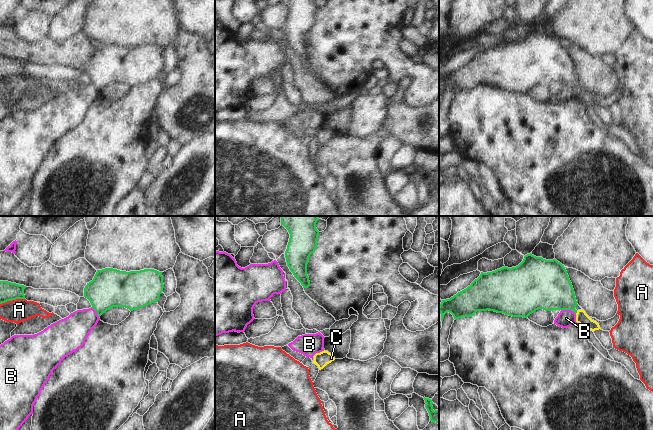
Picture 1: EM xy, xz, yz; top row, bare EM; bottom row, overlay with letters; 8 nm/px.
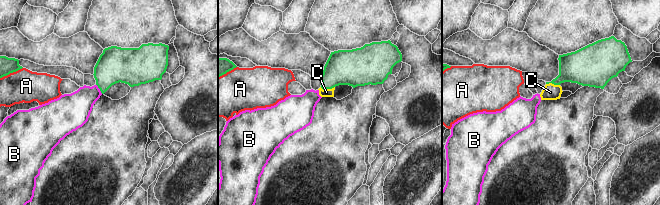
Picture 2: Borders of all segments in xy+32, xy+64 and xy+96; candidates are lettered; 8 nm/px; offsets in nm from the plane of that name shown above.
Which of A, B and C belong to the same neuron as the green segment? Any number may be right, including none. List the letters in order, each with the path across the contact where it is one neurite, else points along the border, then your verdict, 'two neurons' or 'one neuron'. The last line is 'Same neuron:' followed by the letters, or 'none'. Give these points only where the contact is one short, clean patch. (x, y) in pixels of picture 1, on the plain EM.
A: two neurons
B: along yz (561, 85), (570, 85), (575, 90) | two neurons
C: across yz (553, 67), (576, 88), (582, 94) | one neuron
Same neuron: C

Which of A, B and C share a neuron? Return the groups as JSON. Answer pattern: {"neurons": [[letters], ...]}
{"neurons": [["A"], ["B"], ["C"]]}

